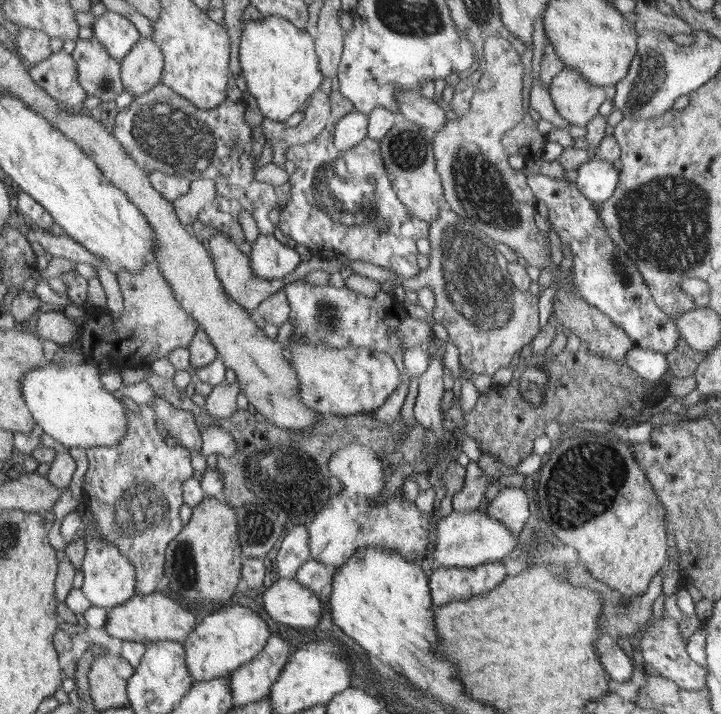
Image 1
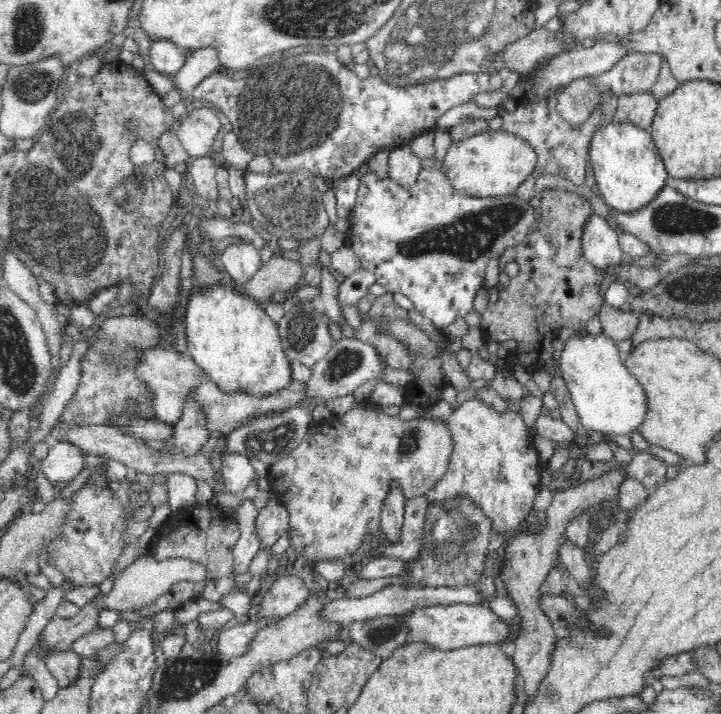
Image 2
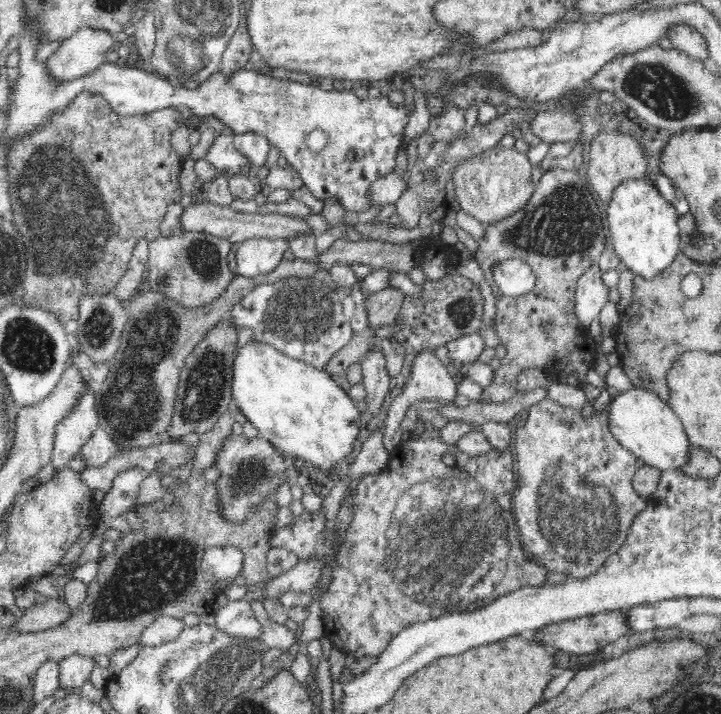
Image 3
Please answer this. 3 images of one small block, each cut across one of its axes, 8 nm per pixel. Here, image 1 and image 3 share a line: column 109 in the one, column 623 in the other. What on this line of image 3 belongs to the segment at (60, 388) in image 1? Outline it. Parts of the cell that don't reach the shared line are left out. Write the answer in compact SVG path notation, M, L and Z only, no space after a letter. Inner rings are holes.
M628 385L620 389L620 393L609 402L607 425L613 437L637 458L642 458L644 464L650 465L660 472L675 470L683 472L683 466L689 455L689 442L682 422L671 408L652 391Z

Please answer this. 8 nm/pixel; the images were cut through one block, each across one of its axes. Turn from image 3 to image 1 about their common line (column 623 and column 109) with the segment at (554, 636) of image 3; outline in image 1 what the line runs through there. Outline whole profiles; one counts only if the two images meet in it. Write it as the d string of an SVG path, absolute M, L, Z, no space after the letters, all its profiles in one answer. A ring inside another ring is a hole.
M162 591L155 594L138 595L125 601L122 605L109 609L104 630L111 637L120 638L123 642L128 640L145 646L160 640L183 643L188 634L197 628L197 622L200 620L198 615L200 614L193 613L191 609L180 605L174 598L170 598Z

